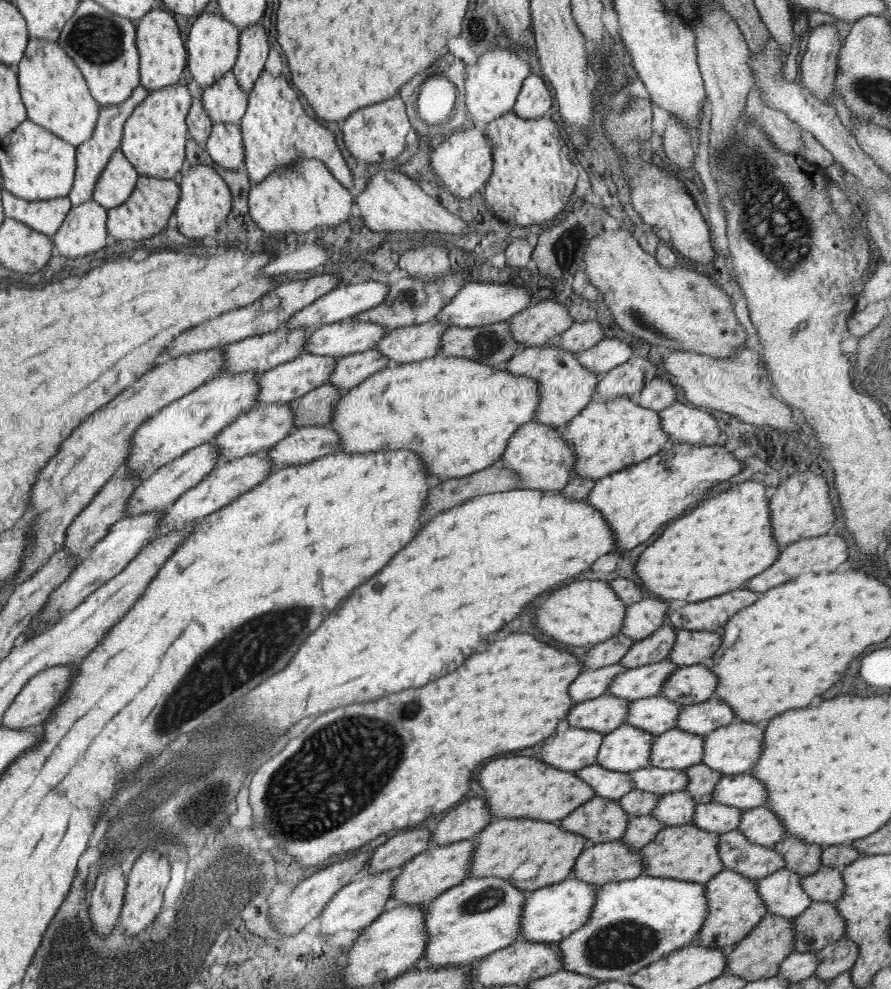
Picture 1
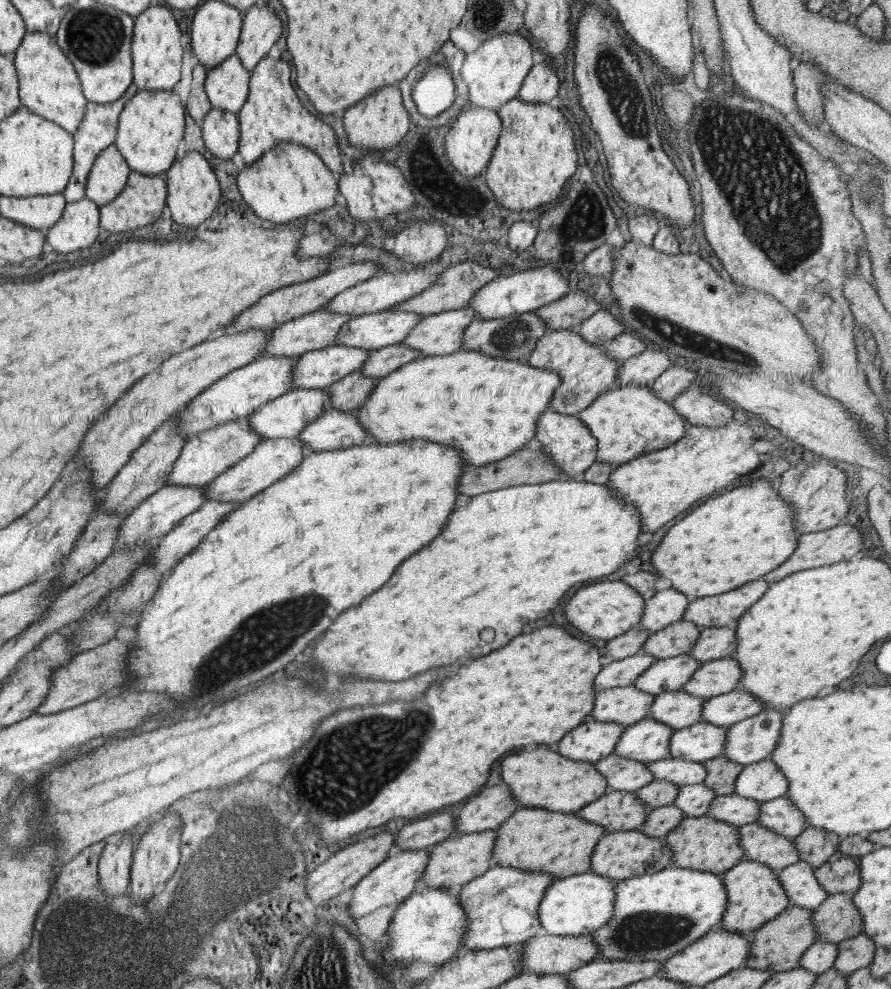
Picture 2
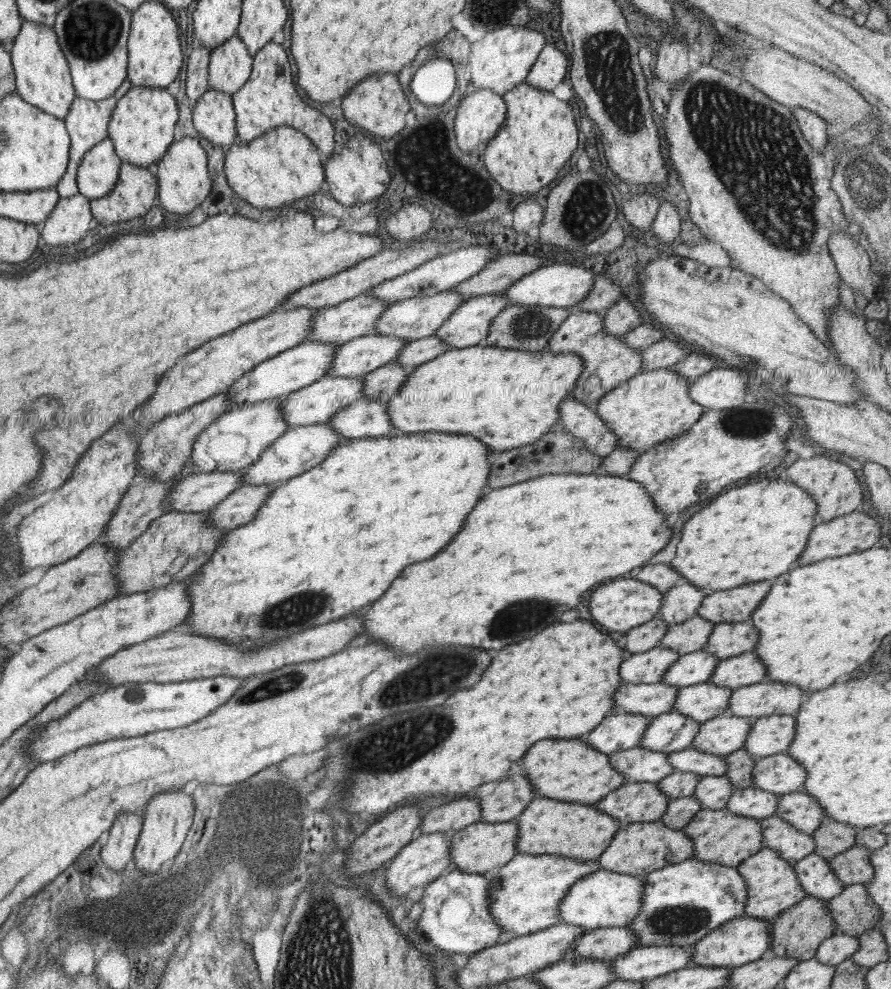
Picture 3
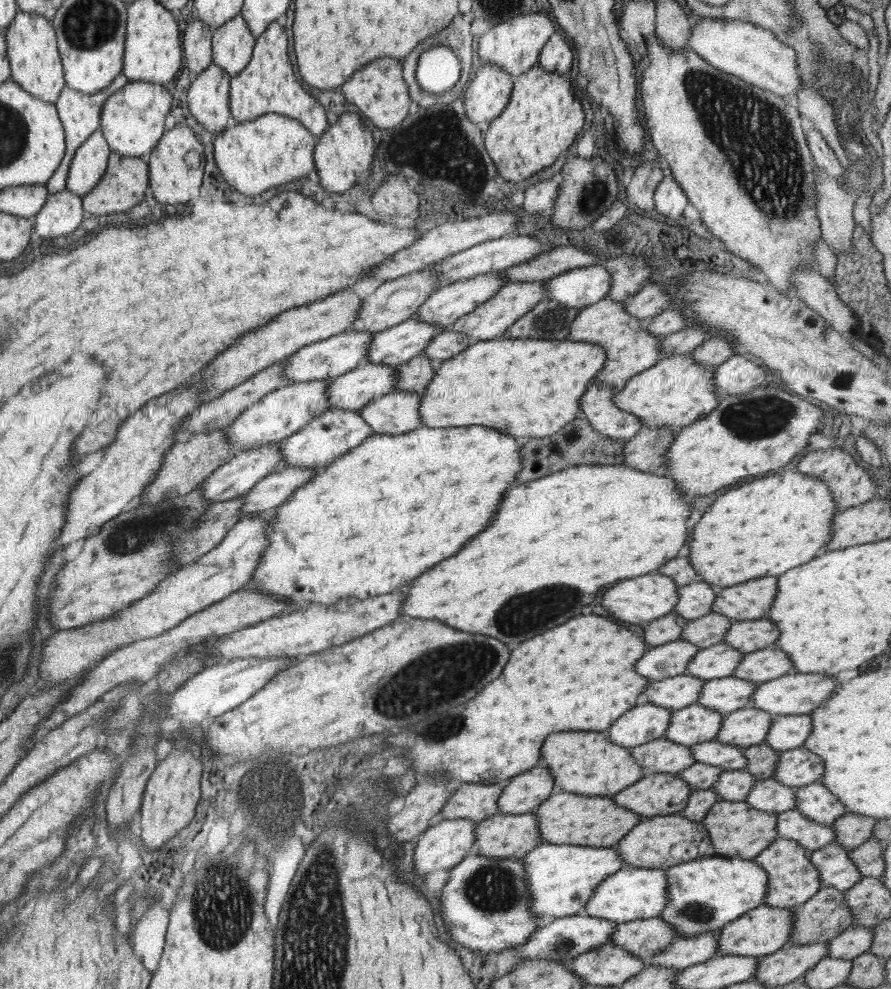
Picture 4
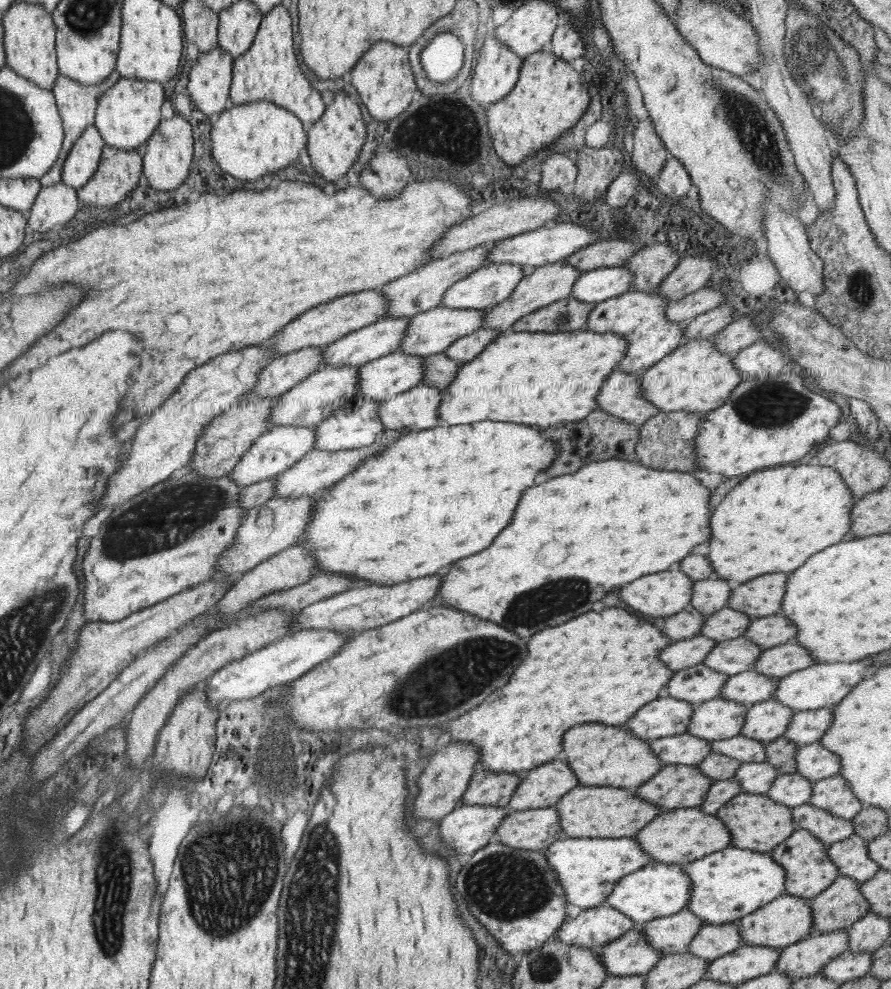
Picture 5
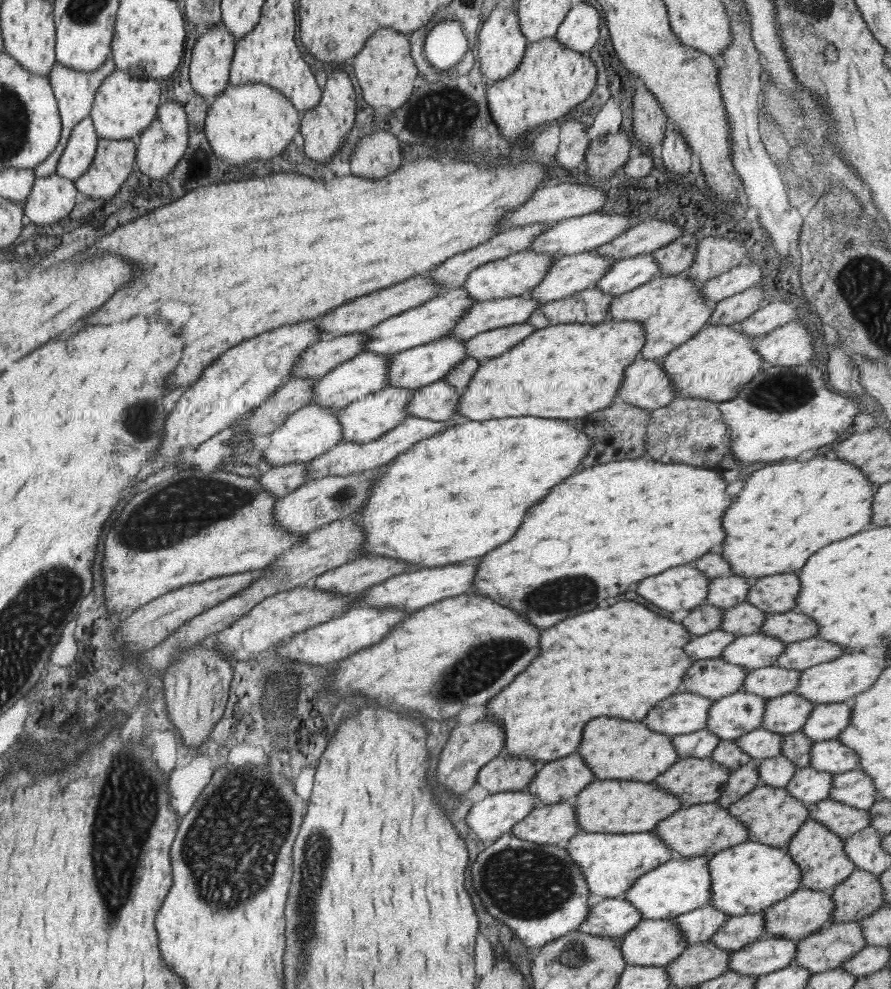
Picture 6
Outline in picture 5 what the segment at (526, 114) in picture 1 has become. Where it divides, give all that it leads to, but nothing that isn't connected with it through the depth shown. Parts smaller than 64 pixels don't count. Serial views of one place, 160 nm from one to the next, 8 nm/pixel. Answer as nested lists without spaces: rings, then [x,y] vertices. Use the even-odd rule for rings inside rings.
[[[565,21],[559,24],[553,32],[552,38],[547,43],[546,49],[552,52],[559,60],[569,62],[575,60],[583,54],[583,48],[587,46],[585,41],[582,40],[582,33],[579,34],[581,29],[575,30],[573,24]]]

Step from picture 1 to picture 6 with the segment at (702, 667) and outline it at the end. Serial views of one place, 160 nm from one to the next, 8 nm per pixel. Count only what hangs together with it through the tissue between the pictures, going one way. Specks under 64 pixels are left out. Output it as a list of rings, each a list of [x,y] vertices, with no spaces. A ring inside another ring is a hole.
[[[813,636],[805,640],[786,643],[773,665],[802,671],[815,664],[836,659],[845,652],[847,650],[838,644]]]

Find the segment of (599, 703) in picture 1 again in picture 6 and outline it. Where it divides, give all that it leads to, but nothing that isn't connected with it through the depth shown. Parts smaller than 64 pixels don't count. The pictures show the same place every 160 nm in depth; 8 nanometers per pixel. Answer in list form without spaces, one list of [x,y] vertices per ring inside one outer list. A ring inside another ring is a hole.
[[[720,657],[693,660],[682,676],[679,692],[718,699],[741,689],[748,672],[744,666],[729,664]]]

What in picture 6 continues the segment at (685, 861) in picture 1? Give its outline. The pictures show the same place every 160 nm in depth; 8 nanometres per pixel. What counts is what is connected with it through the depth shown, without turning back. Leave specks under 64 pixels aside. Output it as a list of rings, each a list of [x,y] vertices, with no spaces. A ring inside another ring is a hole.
[[[758,785],[730,804],[728,813],[747,829],[747,840],[772,847],[783,847],[808,819],[806,805],[793,798],[784,787]]]

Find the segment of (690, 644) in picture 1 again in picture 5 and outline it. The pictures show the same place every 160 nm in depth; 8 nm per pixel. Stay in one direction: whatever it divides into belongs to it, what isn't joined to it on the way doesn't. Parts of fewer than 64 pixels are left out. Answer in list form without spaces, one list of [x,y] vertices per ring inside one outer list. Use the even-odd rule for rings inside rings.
[[[782,614],[752,619],[744,630],[744,637],[761,649],[792,642],[796,636],[795,625]]]

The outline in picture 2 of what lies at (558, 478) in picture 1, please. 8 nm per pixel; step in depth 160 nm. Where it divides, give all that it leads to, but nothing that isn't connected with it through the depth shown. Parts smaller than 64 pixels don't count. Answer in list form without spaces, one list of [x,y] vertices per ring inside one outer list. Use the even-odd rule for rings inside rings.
[[[548,408],[538,416],[534,434],[535,441],[541,445],[541,451],[565,475],[563,480],[573,481],[579,479],[584,470],[595,462],[595,456],[597,456],[595,438],[591,436],[587,427],[576,415],[559,414]]]

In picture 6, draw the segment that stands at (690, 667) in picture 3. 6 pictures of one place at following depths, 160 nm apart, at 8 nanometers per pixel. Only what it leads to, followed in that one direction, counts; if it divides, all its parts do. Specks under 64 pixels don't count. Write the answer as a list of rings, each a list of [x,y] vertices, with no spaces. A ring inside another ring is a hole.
[[[761,632],[735,637],[723,650],[720,658],[729,664],[747,669],[769,667],[781,654],[785,642]]]

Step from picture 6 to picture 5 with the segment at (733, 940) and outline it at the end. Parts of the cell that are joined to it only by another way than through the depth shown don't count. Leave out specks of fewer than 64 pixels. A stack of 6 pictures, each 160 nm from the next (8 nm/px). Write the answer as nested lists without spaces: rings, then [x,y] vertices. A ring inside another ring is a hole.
[[[736,922],[725,925],[703,925],[692,939],[687,952],[709,961],[733,952],[743,944]]]

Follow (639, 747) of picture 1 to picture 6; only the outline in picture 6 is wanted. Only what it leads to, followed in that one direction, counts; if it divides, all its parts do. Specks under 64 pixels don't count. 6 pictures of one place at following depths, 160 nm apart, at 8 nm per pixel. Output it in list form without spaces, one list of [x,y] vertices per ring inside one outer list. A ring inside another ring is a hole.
[[[742,689],[713,700],[704,728],[720,740],[735,740],[759,728],[765,698]]]

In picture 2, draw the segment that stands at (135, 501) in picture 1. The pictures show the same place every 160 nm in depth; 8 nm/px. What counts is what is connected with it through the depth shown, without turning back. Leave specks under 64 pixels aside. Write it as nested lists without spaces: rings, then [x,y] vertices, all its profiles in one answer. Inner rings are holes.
[[[247,417],[228,420],[225,424],[204,430],[183,444],[181,454],[177,456],[171,472],[167,475],[167,485],[205,487],[217,475],[227,471],[227,468],[237,464],[247,454],[251,454],[253,448],[261,441],[261,436],[250,428]]]

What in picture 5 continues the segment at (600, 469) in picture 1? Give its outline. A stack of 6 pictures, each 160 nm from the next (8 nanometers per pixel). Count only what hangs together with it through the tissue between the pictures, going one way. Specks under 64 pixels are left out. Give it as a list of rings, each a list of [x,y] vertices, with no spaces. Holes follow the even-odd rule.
[[[709,337],[682,341],[677,348],[638,374],[640,396],[661,412],[683,410],[704,414],[715,410],[727,400],[731,390],[741,382],[738,370],[732,365],[732,359],[731,356],[727,356],[714,348]]]

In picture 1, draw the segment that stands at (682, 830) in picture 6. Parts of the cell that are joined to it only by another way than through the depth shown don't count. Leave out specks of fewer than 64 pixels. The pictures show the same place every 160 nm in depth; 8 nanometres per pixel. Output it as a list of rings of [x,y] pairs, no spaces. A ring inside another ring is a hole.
[[[620,839],[599,844],[589,844],[584,848],[572,866],[572,876],[589,884],[602,885],[619,880],[633,879],[642,874],[642,864],[638,851],[626,847]]]

